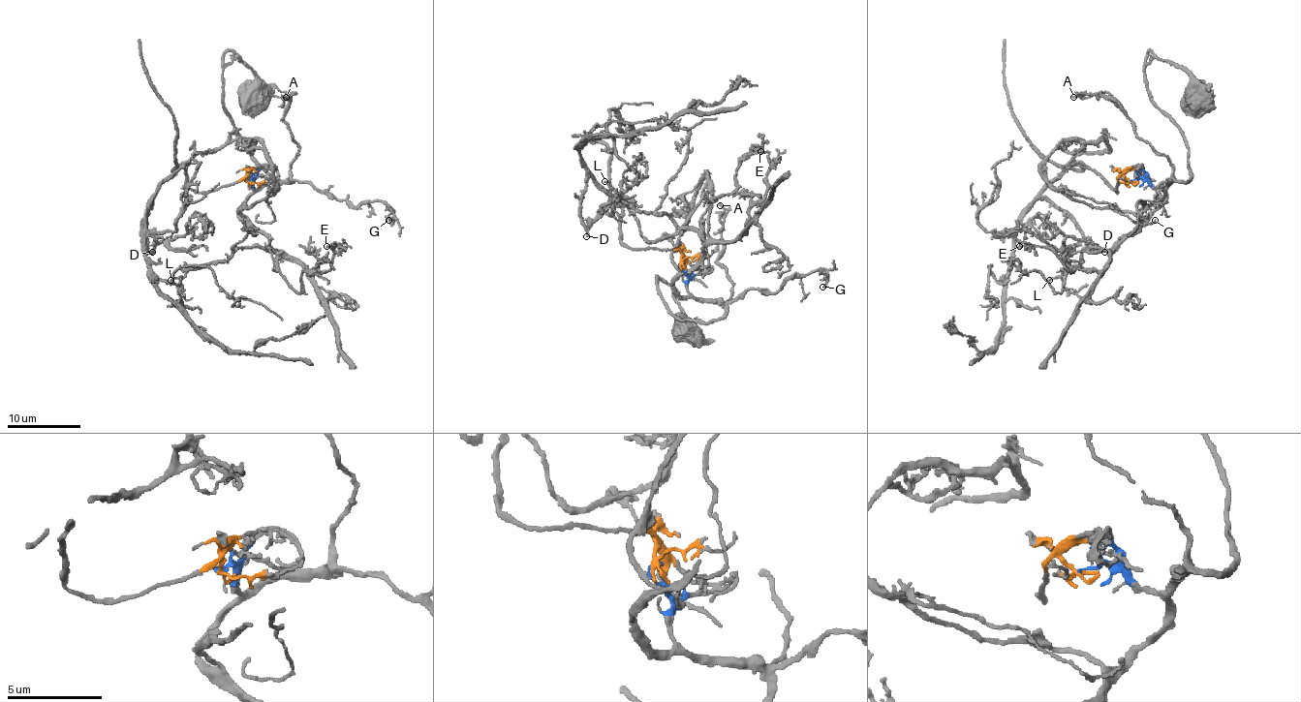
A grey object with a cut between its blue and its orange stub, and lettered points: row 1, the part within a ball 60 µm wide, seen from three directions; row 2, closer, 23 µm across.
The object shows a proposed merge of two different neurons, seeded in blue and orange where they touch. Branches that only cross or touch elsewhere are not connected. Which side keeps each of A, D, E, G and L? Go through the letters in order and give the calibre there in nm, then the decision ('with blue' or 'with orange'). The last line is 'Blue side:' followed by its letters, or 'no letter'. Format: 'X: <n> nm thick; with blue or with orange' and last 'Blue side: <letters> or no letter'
A: 120 nm thick; with blue
D: 180 nm thick; with orange
E: 130 nm thick; with blue
G: 140 nm thick; with blue
L: 160 nm thick; with blue
Blue side: A, E, G, L

